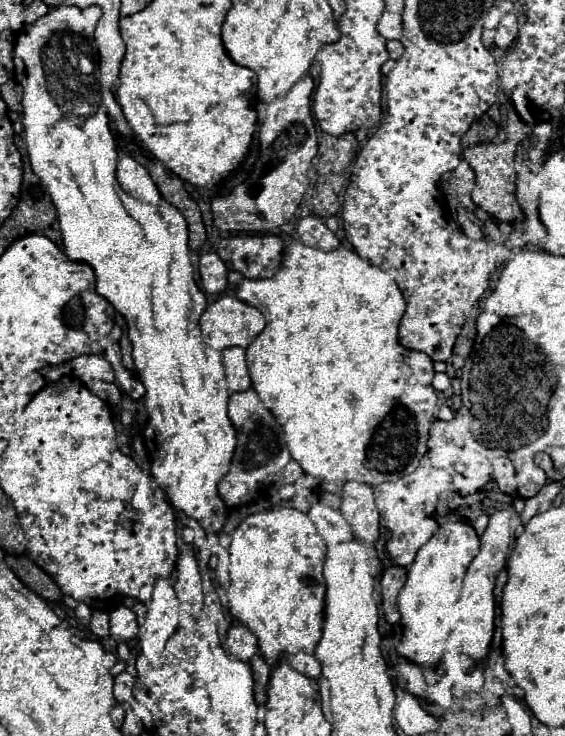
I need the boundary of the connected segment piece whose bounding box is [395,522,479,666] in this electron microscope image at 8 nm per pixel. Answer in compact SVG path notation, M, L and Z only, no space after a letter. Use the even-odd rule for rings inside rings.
M447 522L431 536L427 544L419 548L397 602L401 612L401 640L395 648L403 658L411 658L423 666L433 666L443 660L445 642L453 630L451 612L461 596L465 570L477 552L479 538L465 522Z

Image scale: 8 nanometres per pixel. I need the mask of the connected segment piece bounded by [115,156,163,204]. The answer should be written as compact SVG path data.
M121 156L117 160L115 178L123 192L127 192L131 198L147 204L161 204L163 198L153 182L153 178L147 174L147 170L135 162L131 156Z

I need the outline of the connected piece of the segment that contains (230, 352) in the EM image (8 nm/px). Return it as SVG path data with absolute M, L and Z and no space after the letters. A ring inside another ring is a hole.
M227 346L221 350L221 356L223 356L223 366L225 366L225 376L227 376L229 388L231 390L249 388L251 378L249 378L245 350L241 346Z

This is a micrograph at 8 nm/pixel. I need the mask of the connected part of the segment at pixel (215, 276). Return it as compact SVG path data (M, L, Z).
M207 252L199 260L199 272L209 292L217 292L225 286L225 266L215 252Z

